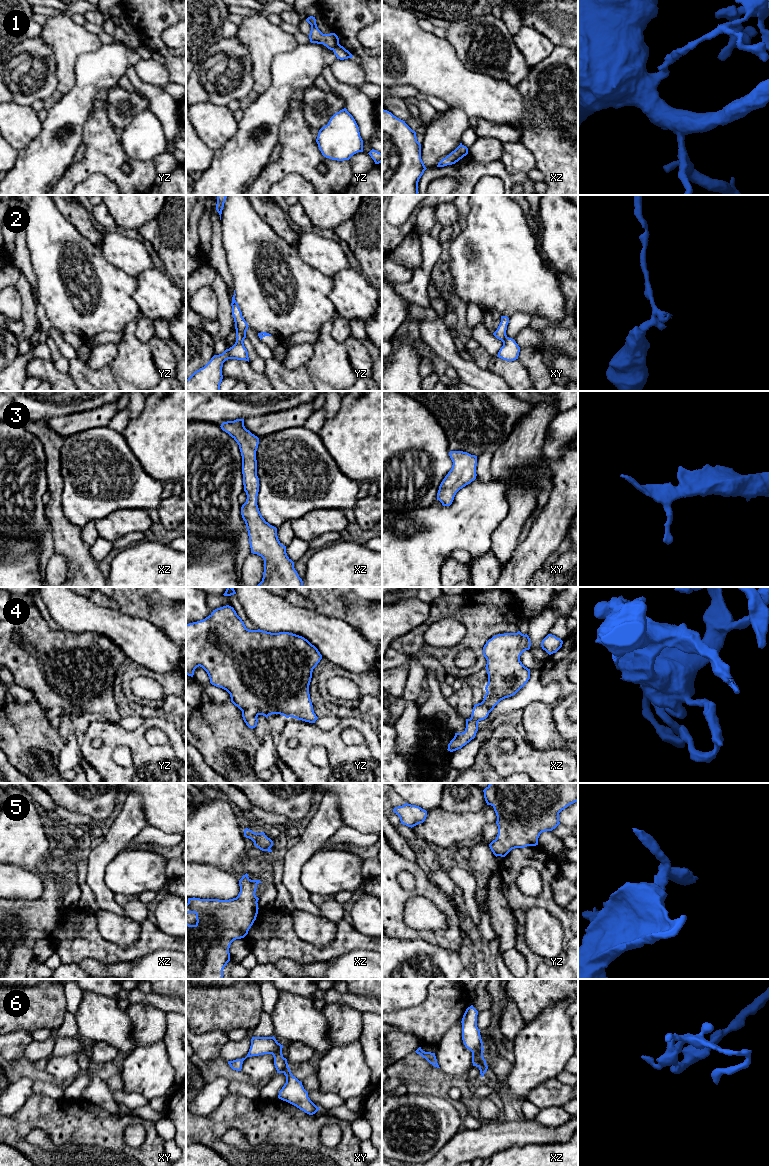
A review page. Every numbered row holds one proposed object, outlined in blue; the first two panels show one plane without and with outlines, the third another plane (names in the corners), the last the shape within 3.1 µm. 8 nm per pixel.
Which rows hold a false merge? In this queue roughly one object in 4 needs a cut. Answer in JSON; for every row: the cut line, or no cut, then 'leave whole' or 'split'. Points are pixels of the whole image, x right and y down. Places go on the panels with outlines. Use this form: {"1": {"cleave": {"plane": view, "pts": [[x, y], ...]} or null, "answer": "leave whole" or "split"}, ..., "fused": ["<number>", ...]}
{"1": {"cleave": {"plane": "yz", "pts": [[338, 43], [332, 49]]}, "answer": "split"}, "2": {"cleave": null, "answer": "leave whole"}, "3": {"cleave": null, "answer": "leave whole"}, "4": {"cleave": null, "answer": "leave whole"}, "5": {"cleave": null, "answer": "leave whole"}, "6": {"cleave": null, "answer": "leave whole"}, "fused": ["1"]}

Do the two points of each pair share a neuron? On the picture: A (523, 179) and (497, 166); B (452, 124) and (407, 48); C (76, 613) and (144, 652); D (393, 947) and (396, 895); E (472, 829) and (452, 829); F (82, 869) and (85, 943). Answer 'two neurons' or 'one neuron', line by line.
A: one neuron
B: two neurons
C: one neuron
D: two neurons
E: one neuron
F: two neurons

